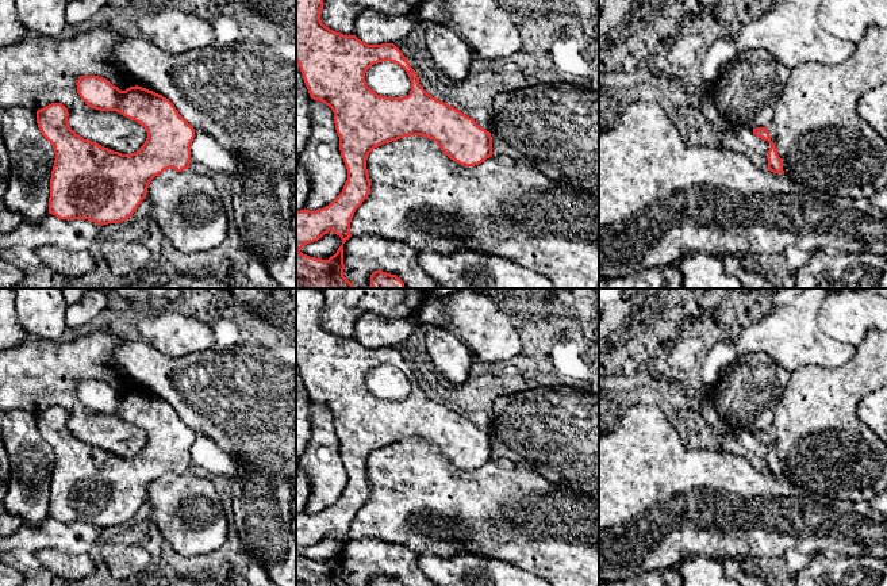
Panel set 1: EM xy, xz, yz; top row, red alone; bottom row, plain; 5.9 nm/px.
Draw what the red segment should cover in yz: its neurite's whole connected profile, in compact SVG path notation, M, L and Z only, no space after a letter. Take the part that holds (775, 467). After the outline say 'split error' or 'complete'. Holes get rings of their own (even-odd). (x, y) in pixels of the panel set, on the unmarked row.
M767 430L753 432L753 437L771 447L771 451L768 453L768 459L767 459L767 463L768 463L768 471L767 472L773 475L773 476L783 476L784 478L783 464L777 457L775 447L771 444L771 440L769 440Z; complete

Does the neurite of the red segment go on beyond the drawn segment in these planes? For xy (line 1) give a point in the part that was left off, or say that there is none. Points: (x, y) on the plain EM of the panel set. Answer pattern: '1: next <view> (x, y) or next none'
1: next none

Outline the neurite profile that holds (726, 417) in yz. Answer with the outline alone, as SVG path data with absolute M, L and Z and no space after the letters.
M757 352L740 355L737 360L718 376L713 387L704 391L703 415L718 436L736 429L767 430L773 424L775 403L780 399L790 371L780 367L771 356Z

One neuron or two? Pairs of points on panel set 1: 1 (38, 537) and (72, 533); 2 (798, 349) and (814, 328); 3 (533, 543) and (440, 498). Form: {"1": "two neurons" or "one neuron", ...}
{"1": "one neuron", "2": "one neuron", "3": "one neuron"}

